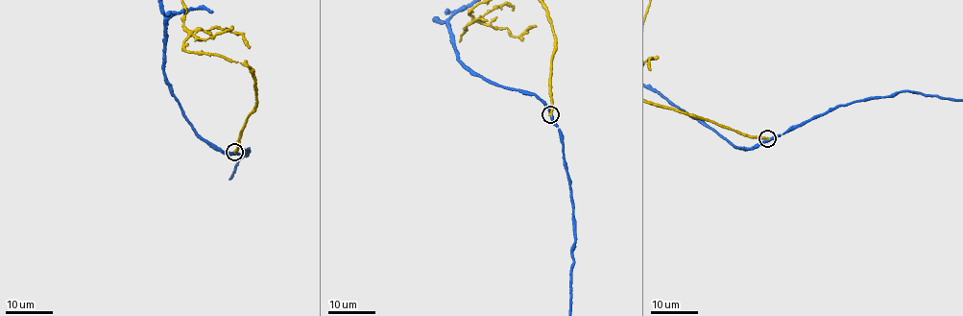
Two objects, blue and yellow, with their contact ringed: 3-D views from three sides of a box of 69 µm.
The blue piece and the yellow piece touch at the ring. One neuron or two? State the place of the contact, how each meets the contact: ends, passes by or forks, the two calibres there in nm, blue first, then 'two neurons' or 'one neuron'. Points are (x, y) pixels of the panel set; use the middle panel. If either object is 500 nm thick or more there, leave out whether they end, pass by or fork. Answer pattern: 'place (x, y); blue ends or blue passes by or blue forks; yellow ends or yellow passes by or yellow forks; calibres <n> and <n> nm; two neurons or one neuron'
place (550, 114); blue passes by; yellow ends; calibres 400 and 360 nm; two neurons

